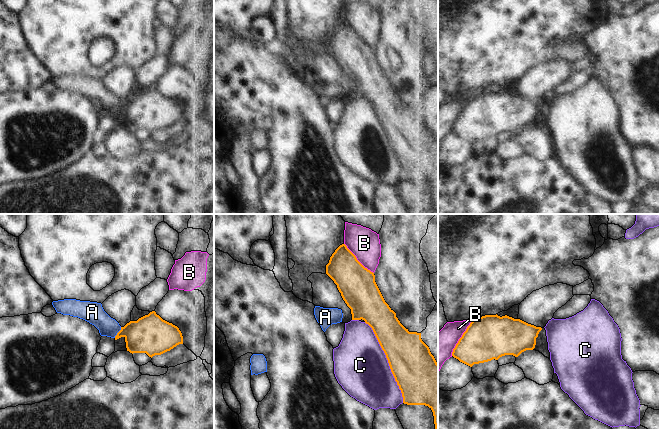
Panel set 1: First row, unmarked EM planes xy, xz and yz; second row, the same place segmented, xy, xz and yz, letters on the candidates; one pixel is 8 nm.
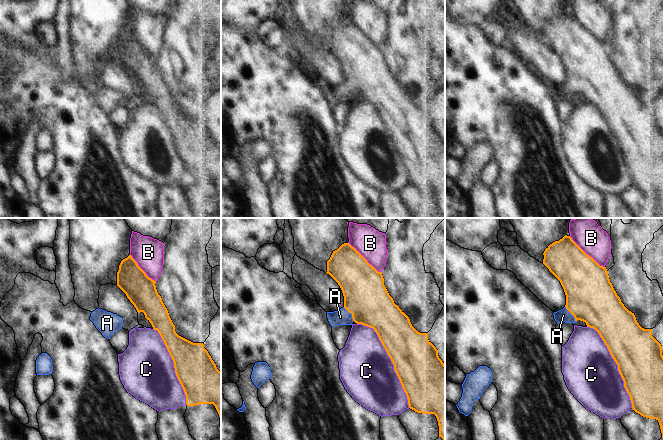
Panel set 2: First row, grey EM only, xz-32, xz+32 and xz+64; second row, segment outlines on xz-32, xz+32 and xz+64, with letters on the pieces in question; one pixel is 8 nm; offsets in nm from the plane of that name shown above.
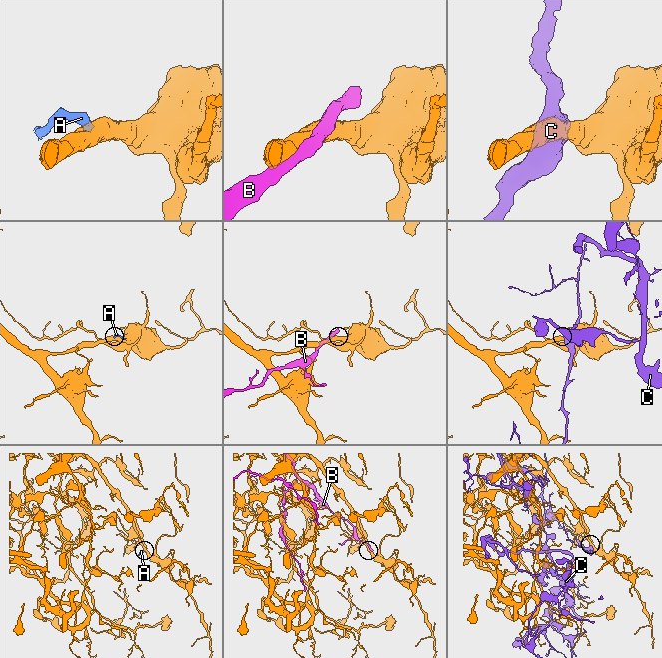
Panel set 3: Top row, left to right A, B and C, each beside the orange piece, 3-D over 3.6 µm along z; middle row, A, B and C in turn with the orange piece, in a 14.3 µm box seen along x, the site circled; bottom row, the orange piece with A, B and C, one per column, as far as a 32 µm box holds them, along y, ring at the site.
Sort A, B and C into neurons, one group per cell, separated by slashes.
A / B / C

